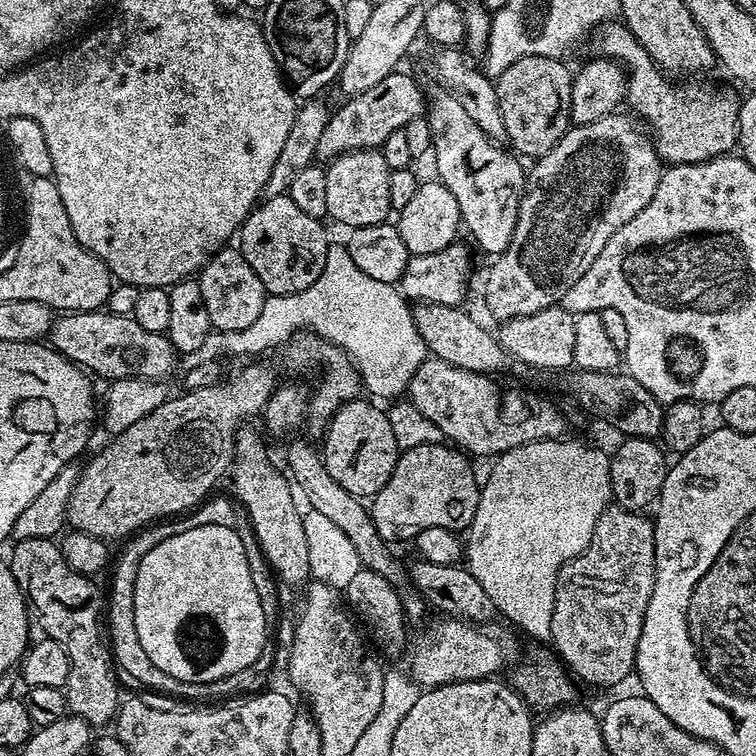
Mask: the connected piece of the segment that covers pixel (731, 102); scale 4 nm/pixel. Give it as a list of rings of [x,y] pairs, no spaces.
[[[622,22],[600,25],[591,33],[591,40],[603,59],[614,60],[624,68],[628,78],[626,104],[650,129],[661,161],[669,165],[697,164],[715,156],[729,155],[737,147],[739,95],[735,96],[728,88],[715,88],[712,84],[673,82],[660,71],[638,38],[634,38],[632,31]]]

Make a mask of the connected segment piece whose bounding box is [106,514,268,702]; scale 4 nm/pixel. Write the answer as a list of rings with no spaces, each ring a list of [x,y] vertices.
[[[188,514],[175,522],[150,524],[123,541],[124,549],[121,550],[117,560],[115,557],[114,567],[111,569],[112,589],[109,592],[107,589],[106,592],[106,636],[110,641],[112,659],[115,667],[123,675],[125,672],[130,679],[137,680],[148,688],[157,688],[158,691],[169,692],[172,696],[181,696],[184,702],[228,702],[233,698],[247,698],[267,685],[264,684],[268,680],[267,659],[256,660],[246,670],[238,670],[238,674],[230,674],[230,678],[222,678],[218,682],[187,684],[178,682],[178,678],[170,678],[170,674],[162,674],[162,670],[158,670],[158,666],[154,666],[154,662],[146,658],[146,650],[142,650],[142,642],[138,642],[138,626],[134,626],[134,578],[138,578],[138,566],[142,566],[142,558],[146,558],[146,554],[150,554],[150,550],[154,550],[158,542],[192,528],[196,523],[198,523],[197,517]]]

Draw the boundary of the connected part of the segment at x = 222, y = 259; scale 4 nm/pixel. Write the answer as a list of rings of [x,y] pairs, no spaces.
[[[225,246],[215,252],[200,269],[198,283],[203,315],[217,332],[246,330],[256,321],[264,305],[266,293],[262,281],[258,274],[254,274],[254,269],[250,267],[250,262],[246,262],[239,247]]]

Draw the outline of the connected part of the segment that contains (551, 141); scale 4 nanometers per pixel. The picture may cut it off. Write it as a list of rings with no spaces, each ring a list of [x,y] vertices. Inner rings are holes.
[[[527,56],[518,58],[514,66],[502,70],[502,74],[495,77],[498,110],[502,110],[504,135],[513,153],[539,158],[568,133],[574,72],[564,63],[563,59],[555,56]]]

